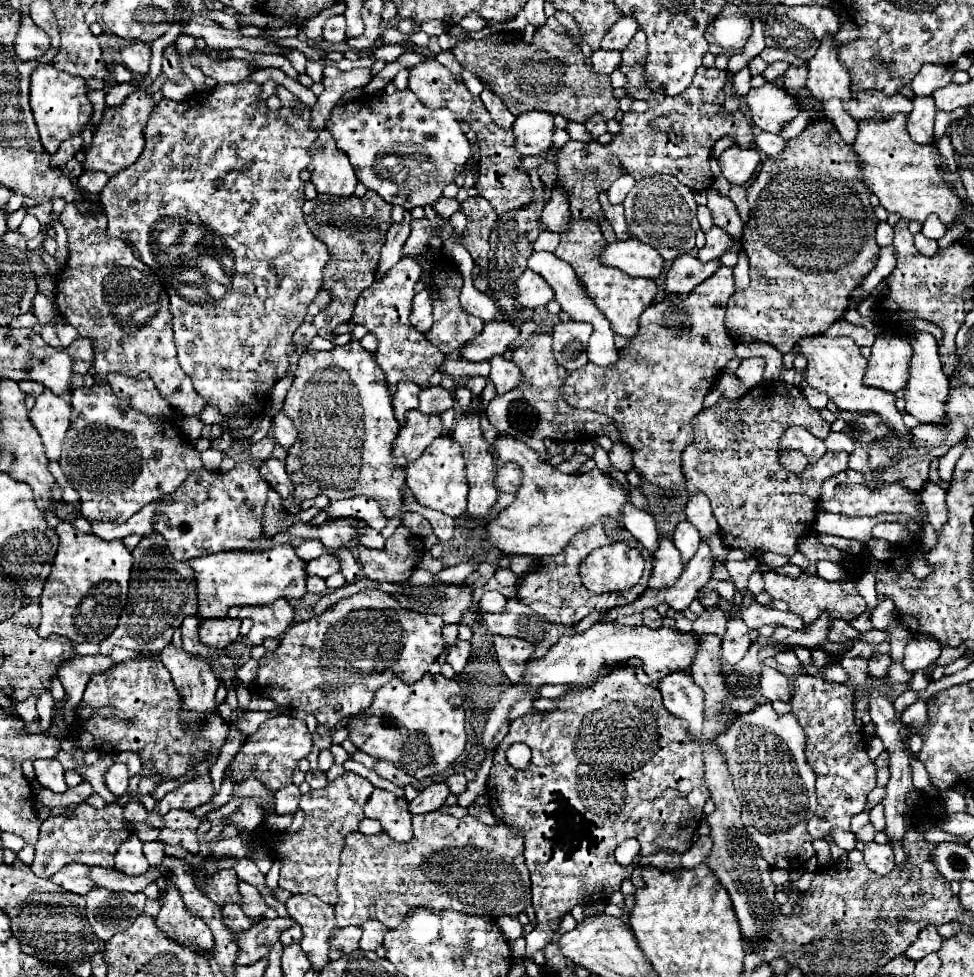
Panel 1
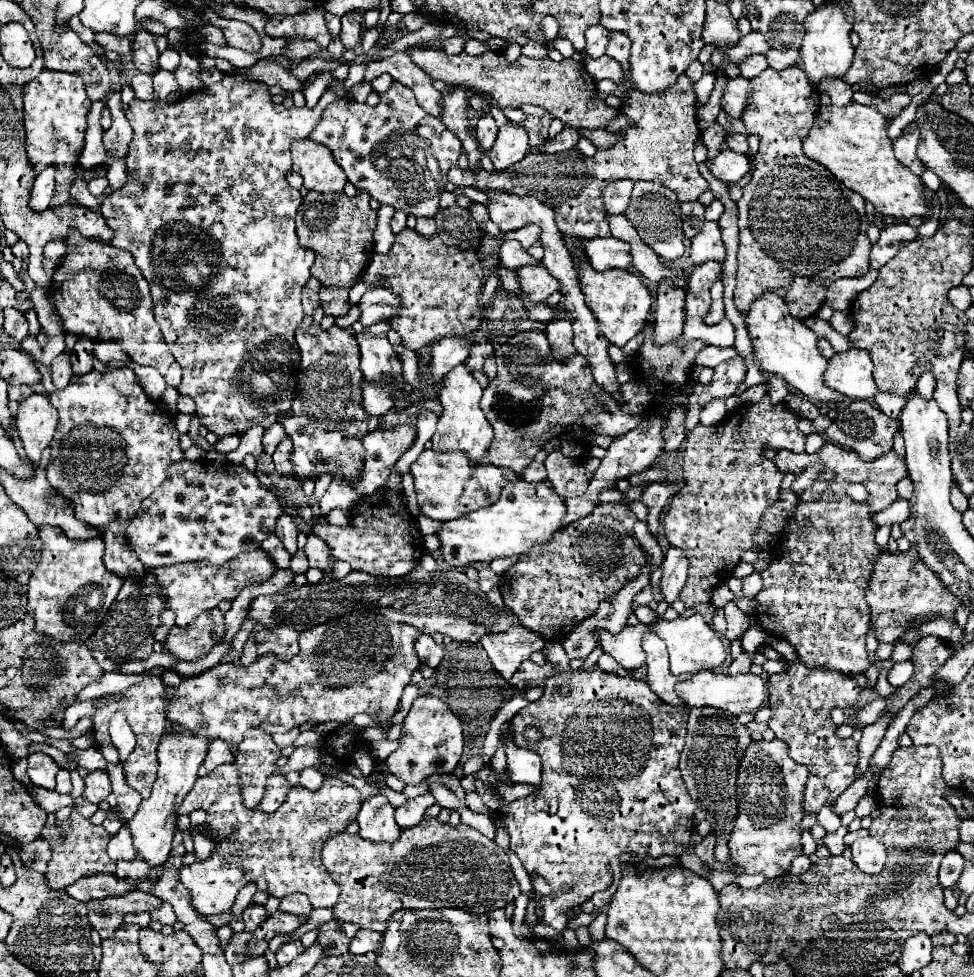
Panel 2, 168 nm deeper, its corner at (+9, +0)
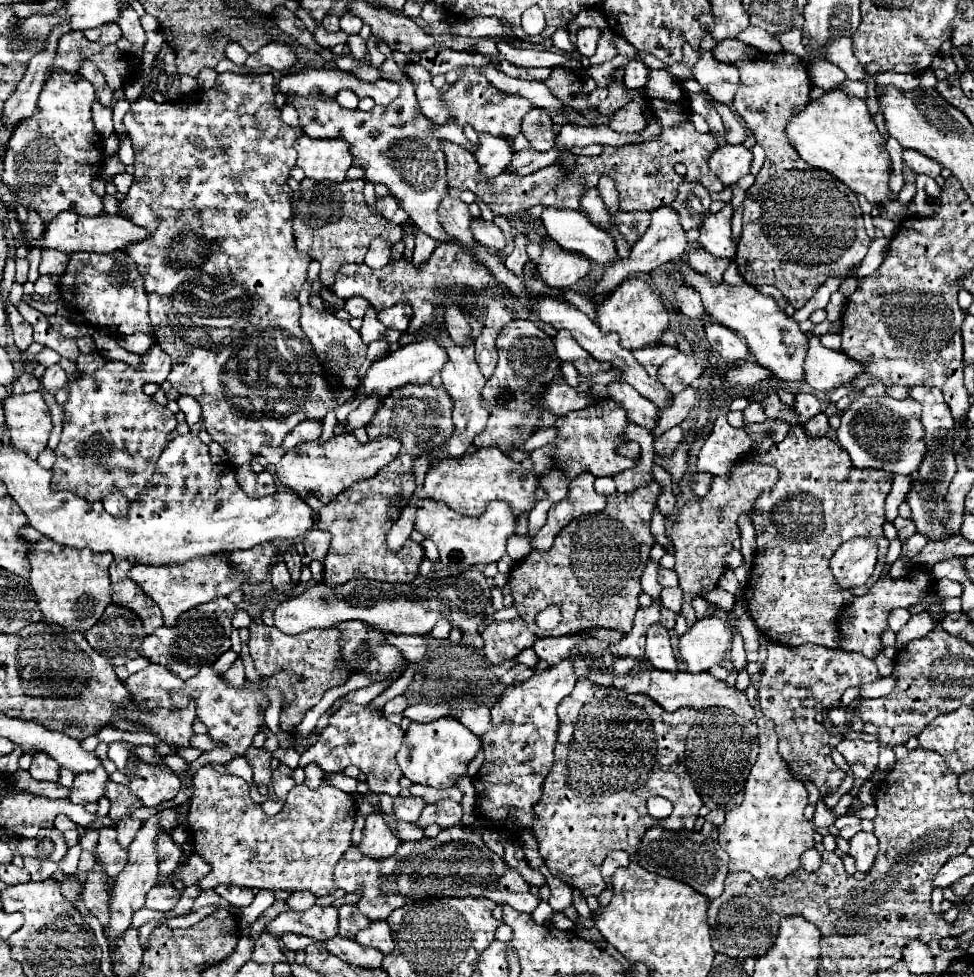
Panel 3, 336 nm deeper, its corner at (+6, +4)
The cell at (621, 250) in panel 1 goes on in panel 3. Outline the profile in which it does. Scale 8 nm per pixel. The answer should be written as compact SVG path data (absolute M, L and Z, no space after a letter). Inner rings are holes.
M544 209L538 217L546 237L556 241L566 251L586 255L590 261L608 265L616 259L616 243L602 229L594 229L590 219L580 211Z

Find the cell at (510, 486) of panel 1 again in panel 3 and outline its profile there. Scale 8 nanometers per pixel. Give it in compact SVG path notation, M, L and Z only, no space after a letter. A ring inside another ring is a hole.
M490 447L478 449L472 455L438 463L426 473L426 481L424 481L424 491L430 499L440 501L450 509L454 509L456 513L468 517L480 517L480 513L486 511L486 505L498 499L508 503L514 517L518 519L520 515L532 511L532 507L536 505L534 501L536 487L538 481L530 471L526 471L520 463L514 463L500 449L490 449Z

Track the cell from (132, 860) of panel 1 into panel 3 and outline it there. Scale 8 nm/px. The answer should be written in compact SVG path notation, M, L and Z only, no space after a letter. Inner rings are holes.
M128 815L122 817L122 819L116 823L116 833L118 833L116 841L120 843L120 847L128 849L130 843L134 841L134 837L136 837L136 833L138 833L140 827L142 827L142 821L140 821L140 819L134 819L134 817L128 817Z

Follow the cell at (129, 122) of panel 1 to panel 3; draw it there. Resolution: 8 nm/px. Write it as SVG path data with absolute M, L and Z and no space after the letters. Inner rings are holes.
M118 173L118 175L114 177L114 185L116 185L116 189L118 189L120 195L126 195L126 193L128 193L132 181L134 181L134 177L128 175L128 173Z

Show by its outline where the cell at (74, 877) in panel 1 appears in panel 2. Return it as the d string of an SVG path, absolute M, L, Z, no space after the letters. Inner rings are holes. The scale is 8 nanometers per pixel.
M85 875L77 879L75 883L67 885L65 891L75 897L77 901L87 903L89 899L103 899L109 895L119 895L119 893L129 893L131 891L131 881L117 879L115 875Z

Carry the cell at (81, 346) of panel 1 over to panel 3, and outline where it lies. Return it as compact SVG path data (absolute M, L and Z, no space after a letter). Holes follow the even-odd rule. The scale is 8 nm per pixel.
M50 365L44 371L44 375L40 377L40 385L42 385L42 389L46 389L52 395L56 391L60 391L66 385L66 373L64 373L64 369L60 365Z

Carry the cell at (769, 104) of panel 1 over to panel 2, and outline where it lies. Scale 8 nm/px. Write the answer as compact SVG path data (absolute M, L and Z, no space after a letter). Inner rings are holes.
M739 77L739 79L729 79L727 83L727 89L723 93L723 101L721 101L721 107L725 109L727 115L735 117L735 119L741 119L743 117L743 111L747 107L747 99L753 95L753 87L751 87L751 81Z

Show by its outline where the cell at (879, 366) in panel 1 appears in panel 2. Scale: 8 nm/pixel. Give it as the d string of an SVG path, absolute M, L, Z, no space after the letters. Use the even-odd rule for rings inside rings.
M865 349L837 353L827 369L827 385L849 399L873 399L877 385L873 379L873 361Z

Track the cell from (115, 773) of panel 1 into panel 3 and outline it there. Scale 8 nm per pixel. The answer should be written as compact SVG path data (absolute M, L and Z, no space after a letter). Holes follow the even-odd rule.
M102 765L94 773L78 773L74 777L74 785L70 789L68 801L80 803L80 805L94 803L94 801L98 801L98 797L104 795L106 783L108 783L108 773Z

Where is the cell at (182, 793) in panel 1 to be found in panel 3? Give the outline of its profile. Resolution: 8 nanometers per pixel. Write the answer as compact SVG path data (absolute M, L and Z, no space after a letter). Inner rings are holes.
M204 765L194 777L194 797L188 813L194 853L212 865L210 875L206 875L206 889L226 883L270 891L306 889L324 897L334 891L334 865L350 847L356 801L326 783L318 789L296 785L284 809L268 817L250 799L246 781L236 775L220 775L210 765Z

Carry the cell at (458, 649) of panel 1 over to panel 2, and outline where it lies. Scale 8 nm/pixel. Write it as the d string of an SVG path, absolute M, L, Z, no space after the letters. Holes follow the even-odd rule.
M423 635L423 637L415 643L415 649L417 649L419 659L421 659L425 665L429 665L429 667L439 667L441 661L443 661L443 655L445 655L445 645L435 643L431 635Z

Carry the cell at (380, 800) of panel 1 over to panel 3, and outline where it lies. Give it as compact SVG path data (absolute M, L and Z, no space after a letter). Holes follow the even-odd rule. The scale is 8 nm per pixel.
M372 813L366 819L366 827L362 831L362 841L358 843L358 849L364 857L370 859L386 859L396 853L396 847L400 845L398 837L386 827L380 813Z

